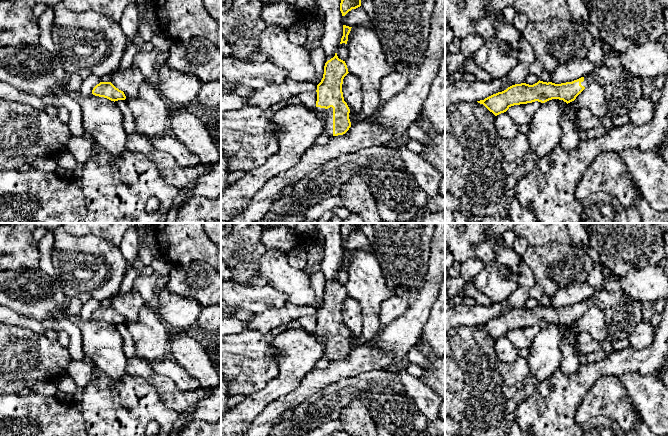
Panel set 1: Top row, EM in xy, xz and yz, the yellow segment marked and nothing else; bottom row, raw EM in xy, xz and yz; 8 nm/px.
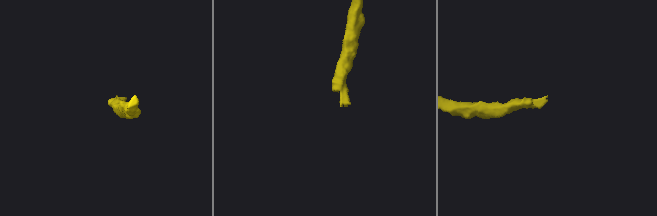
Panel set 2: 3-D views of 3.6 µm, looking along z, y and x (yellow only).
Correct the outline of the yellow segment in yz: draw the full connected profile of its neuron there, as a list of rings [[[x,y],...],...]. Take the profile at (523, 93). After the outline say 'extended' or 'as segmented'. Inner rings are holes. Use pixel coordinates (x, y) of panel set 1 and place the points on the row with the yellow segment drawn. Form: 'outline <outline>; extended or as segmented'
outline [[[604,64],[596,66],[595,69],[589,74],[581,77],[572,82],[566,82],[561,84],[555,84],[552,82],[543,82],[538,81],[533,85],[529,85],[526,83],[515,84],[508,87],[506,90],[502,92],[498,92],[493,94],[484,100],[477,101],[480,104],[483,104],[490,112],[492,112],[495,116],[506,112],[511,106],[532,103],[535,101],[545,103],[552,99],[563,100],[567,104],[574,101],[576,97],[592,82],[597,82],[602,86],[606,86],[607,84],[613,83],[620,79],[627,79],[631,76],[626,76],[624,70],[622,68],[609,68]]]; extended

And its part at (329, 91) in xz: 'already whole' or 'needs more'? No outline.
needs more

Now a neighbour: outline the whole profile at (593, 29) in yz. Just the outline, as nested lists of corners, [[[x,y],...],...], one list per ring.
[[[590,19],[584,20],[582,22],[582,25],[584,25],[588,31],[591,33],[591,35],[595,38],[595,40],[600,40],[600,32],[597,26],[595,26]]]

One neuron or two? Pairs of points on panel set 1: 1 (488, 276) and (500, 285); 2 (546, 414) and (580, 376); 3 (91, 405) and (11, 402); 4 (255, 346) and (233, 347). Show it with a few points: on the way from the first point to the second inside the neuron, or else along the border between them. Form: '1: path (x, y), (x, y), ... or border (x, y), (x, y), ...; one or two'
1: path (491, 279), (497, 282); one
2: path (554, 405), (574, 385); one
3: border (81, 413), (86, 425); two
4: path (250, 346), (238, 346); one

